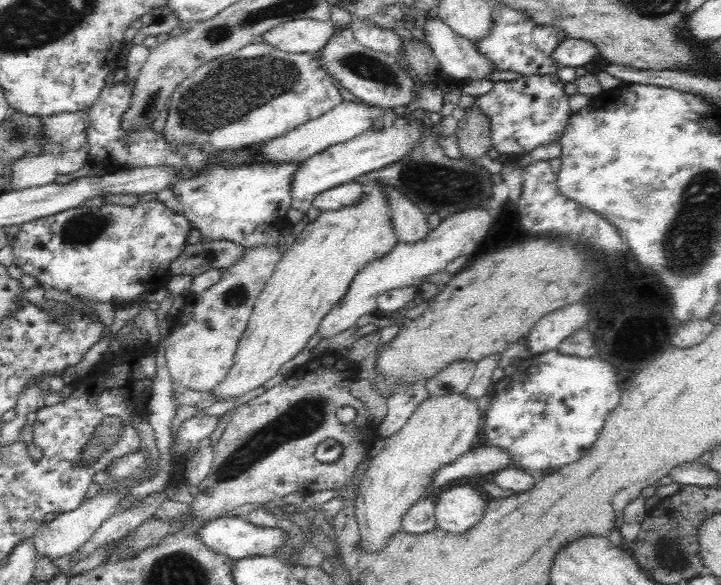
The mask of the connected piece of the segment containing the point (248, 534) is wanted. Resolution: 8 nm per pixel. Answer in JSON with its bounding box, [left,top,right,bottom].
[194,514,282,560]

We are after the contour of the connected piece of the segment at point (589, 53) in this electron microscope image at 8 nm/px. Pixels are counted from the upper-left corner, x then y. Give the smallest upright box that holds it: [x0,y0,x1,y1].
[550,38,596,68]

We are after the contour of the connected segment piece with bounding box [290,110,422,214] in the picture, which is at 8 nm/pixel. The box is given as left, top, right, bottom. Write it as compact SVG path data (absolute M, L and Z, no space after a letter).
M386 110L382 121L384 123L383 130L364 131L352 140L336 143L300 162L300 166L292 174L293 180L290 186L292 209L306 214L313 206L316 196L320 196L332 188L356 181L356 178L383 166L391 165L392 162L398 162L400 158L407 156L422 136L420 122L408 125L408 120L397 115L393 110Z

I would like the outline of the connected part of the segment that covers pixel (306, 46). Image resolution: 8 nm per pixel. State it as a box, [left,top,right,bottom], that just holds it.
[261,18,335,54]

